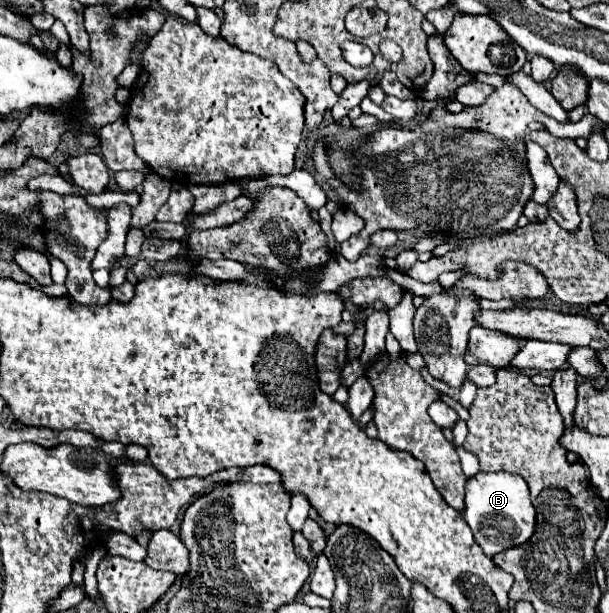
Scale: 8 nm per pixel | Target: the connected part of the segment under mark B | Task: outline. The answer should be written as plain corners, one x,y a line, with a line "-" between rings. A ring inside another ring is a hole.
497,471
477,473
465,485
465,521
471,527
475,541
485,555
493,557
499,551
525,543
535,529
535,509
529,501
529,489
521,475

